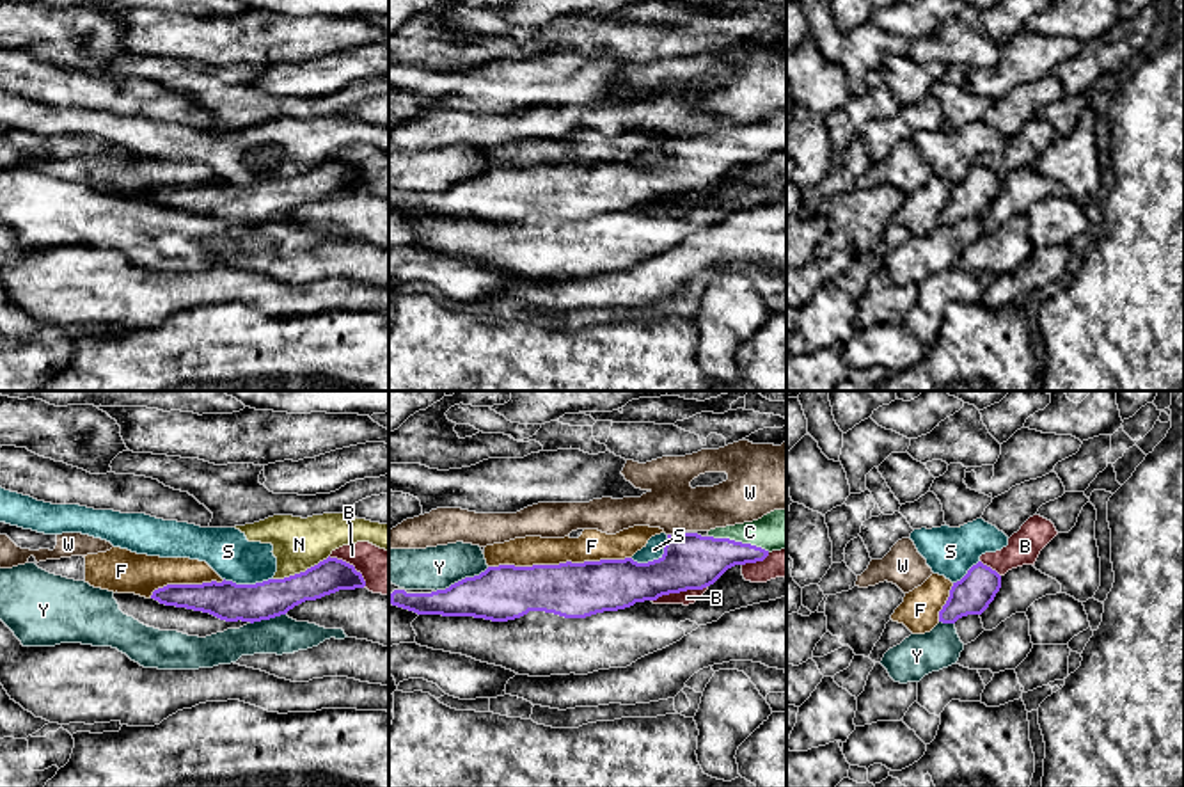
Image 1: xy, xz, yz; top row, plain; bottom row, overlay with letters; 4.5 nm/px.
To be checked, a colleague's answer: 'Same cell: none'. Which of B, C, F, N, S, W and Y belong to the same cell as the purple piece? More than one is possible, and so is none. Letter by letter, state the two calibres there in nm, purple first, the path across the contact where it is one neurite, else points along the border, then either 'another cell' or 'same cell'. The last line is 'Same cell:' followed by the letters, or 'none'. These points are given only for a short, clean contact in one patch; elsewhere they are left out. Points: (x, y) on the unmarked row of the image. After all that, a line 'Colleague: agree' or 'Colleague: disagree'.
B: 260 nm thick on the purple side, 70 nm on the other; another cell
C: 260 nm thick on the purple side, 180 nm on the other; runs through xz (691, 164), (739, 144), (751, 144), (778, 132); same cell
F: 260 nm thick on the purple side, 140 nm on the other; another cell
N: 170 nm thick on the purple side, 240 nm on the other; border along xy (329, 157), (304, 173), (274, 182); another cell
S: 260 nm thick on the purple side, 90 nm on the other; another cell
W: 260 nm thick on the purple side, 240 nm on the other; border along xz (682, 134), (675, 137); another cell
Y: 260 nm thick on the purple side, 190 nm on the other; another cell
Same cell: C
Colleague: disagree

